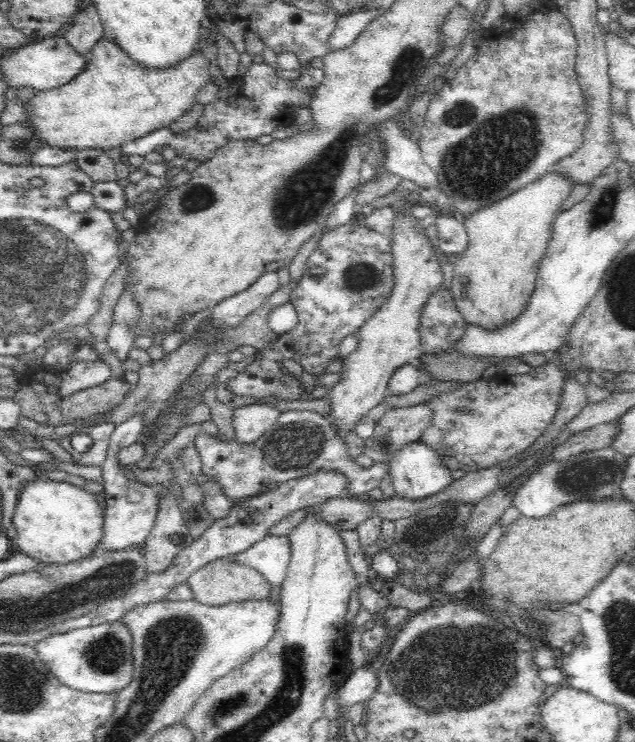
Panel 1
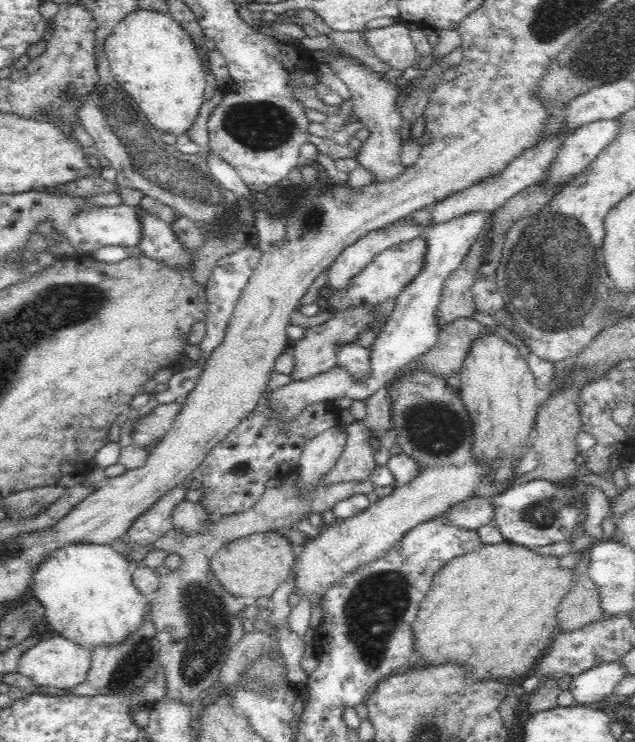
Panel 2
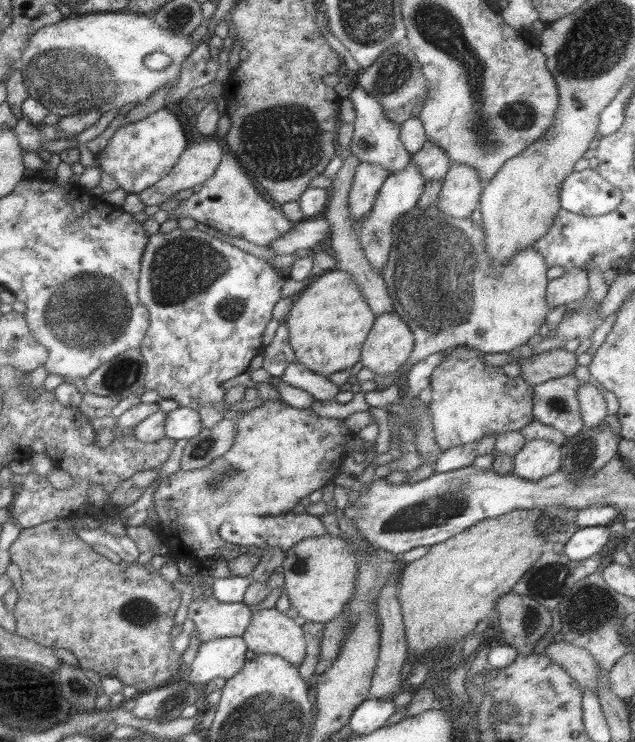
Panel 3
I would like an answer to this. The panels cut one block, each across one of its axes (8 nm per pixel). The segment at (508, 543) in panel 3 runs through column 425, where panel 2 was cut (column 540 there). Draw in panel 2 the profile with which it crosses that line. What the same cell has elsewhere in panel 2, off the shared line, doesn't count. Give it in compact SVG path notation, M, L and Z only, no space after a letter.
M506 540L498 544L483 545L476 551L468 552L468 554L456 554L455 559L450 560L433 576L430 592L428 592L428 596L424 597L423 603L420 604L416 622L412 624L412 633L416 634L416 648L414 648L414 652L422 658L422 662L424 662L422 668L428 668L428 666L436 668L440 664L458 664L458 666L466 668L468 680L496 680L508 684L512 679L525 676L532 666L536 664L538 656L542 655L545 649L549 647L552 634L554 634L554 629L558 624L557 616L560 610L560 602L564 600L568 590L573 587L572 583L575 583L573 570L560 568L558 561L558 557L546 555L546 553L536 551L536 549L526 548Z

